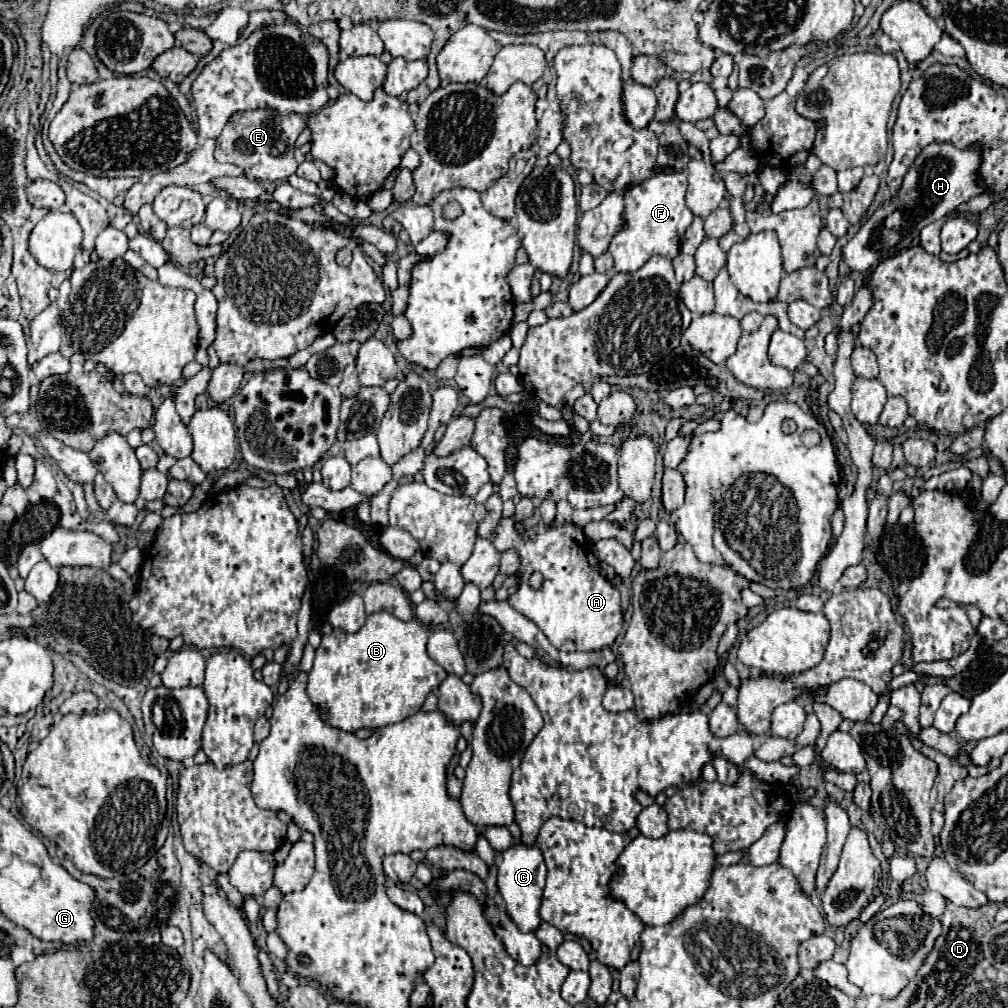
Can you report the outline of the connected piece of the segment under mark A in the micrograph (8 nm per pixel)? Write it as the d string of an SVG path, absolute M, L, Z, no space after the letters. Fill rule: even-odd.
M508 516L500 520L492 544L500 554L516 548L520 556L520 576L518 590L508 596L508 604L522 616L534 620L538 628L546 632L546 638L556 650L590 652L602 650L616 640L624 624L620 590L600 574L594 544L586 540L580 526L560 524L556 520L552 524L538 522L532 528L524 528L522 534L516 530L516 516ZM532 572L540 572L544 576L540 590L532 590L528 586Z

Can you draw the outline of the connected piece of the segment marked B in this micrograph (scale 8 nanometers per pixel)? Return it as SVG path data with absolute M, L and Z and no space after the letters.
M388 612L372 614L356 634L334 630L322 636L306 692L326 710L328 724L346 732L400 722L416 714L428 692L446 678L444 668L426 654L426 642L428 630L420 622L402 622Z

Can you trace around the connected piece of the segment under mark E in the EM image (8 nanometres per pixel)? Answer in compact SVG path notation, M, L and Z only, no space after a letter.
M268 110L236 112L236 116L232 116L232 120L226 124L224 132L216 140L214 158L218 162L230 162L240 166L248 178L260 182L286 180L288 176L296 174L298 164L294 160L294 142L304 126L304 118L298 114L276 116L276 112Z

